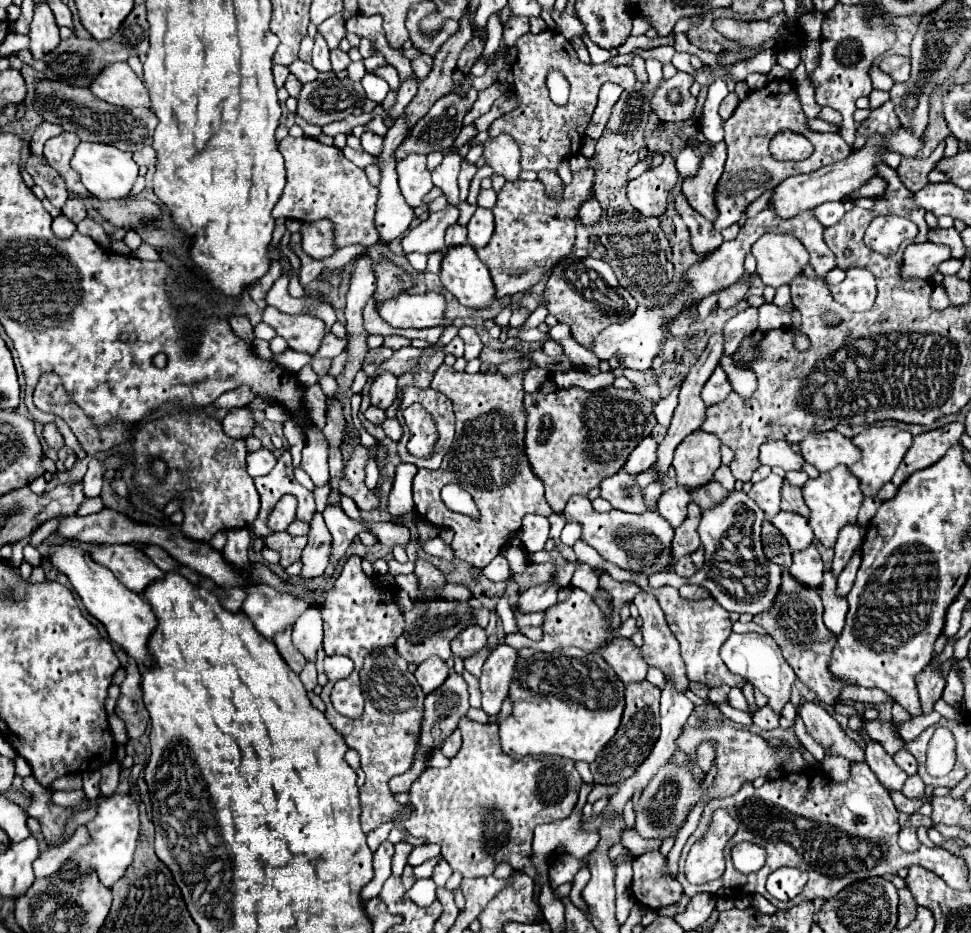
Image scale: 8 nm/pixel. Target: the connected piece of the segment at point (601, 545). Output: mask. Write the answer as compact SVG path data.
M572 496L562 512L566 520L576 520L582 524L582 540L592 546L604 560L616 564L628 572L656 574L668 570L668 558L664 558L664 548L670 548L670 540L674 538L674 528L658 514L624 514L620 510L610 510L606 514L594 512L588 496Z

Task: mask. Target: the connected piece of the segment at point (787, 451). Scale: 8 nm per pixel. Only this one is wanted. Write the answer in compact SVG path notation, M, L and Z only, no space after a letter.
M776 440L776 442L764 442L760 446L760 462L774 468L780 466L782 470L802 470L804 458L796 454L786 440Z

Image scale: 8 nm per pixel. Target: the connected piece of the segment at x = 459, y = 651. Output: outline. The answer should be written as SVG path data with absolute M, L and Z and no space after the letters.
M468 626L454 642L452 642L452 652L456 658L470 658L476 652L480 652L486 646L486 632L480 626Z

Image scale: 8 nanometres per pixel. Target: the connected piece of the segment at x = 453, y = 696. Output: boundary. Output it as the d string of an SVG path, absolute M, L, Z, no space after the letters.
M452 672L440 688L436 688L434 692L430 692L426 696L424 706L426 706L426 712L424 712L424 720L422 720L422 730L420 730L420 738L418 738L418 748L416 748L416 754L414 754L414 762L412 762L412 766L410 766L410 770L406 774L394 776L390 780L390 790L392 792L408 792L408 788L412 786L412 782L418 780L420 774L426 770L426 758L432 754L432 750L442 748L442 742L458 728L460 718L466 716L470 704L468 704L468 690L466 690L464 678L460 674L456 674L456 672Z

